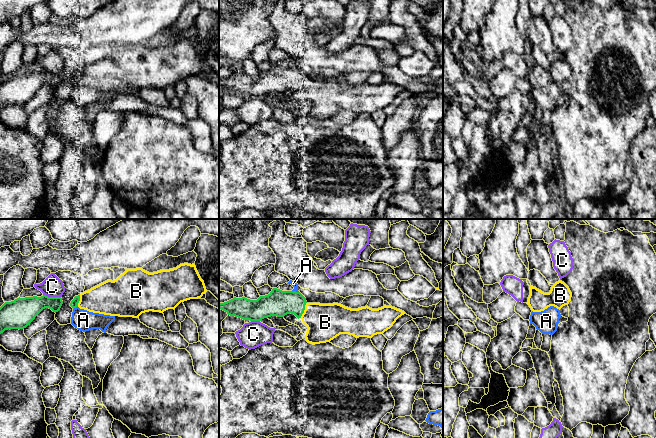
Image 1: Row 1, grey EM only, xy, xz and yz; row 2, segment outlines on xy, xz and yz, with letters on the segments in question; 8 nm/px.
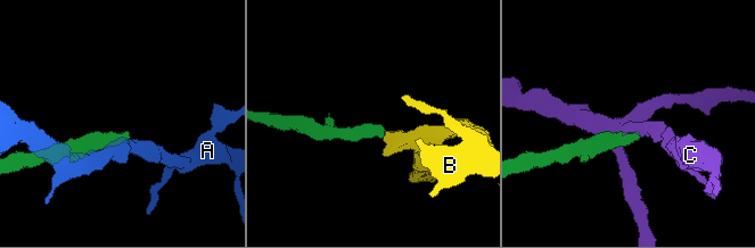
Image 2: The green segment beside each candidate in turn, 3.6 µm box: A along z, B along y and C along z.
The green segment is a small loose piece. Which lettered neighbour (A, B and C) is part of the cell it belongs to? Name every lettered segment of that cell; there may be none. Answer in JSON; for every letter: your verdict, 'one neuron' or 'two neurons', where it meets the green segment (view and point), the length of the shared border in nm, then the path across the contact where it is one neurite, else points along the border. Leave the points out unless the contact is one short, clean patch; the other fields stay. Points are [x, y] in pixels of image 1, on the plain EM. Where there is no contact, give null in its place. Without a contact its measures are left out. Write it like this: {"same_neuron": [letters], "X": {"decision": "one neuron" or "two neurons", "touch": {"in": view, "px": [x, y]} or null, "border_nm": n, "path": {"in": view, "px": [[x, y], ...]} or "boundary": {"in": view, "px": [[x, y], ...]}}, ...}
{"same_neuron": ["B"], "A": {"decision": "two neurons", "touch": {"in": "xz", "px": [295, 67]}, "border_nm": 60}, "B": {"decision": "one neuron", "touch": {"in": "xz", "px": [304, 85]}, "border_nm": 140}, "C": {"decision": "two neurons", "touch": {"in": "xy", "px": [52, 73]}, "border_nm": 150, "boundary": {"in": "xy", "px": [[43, 70], [60, 73]]}}}

